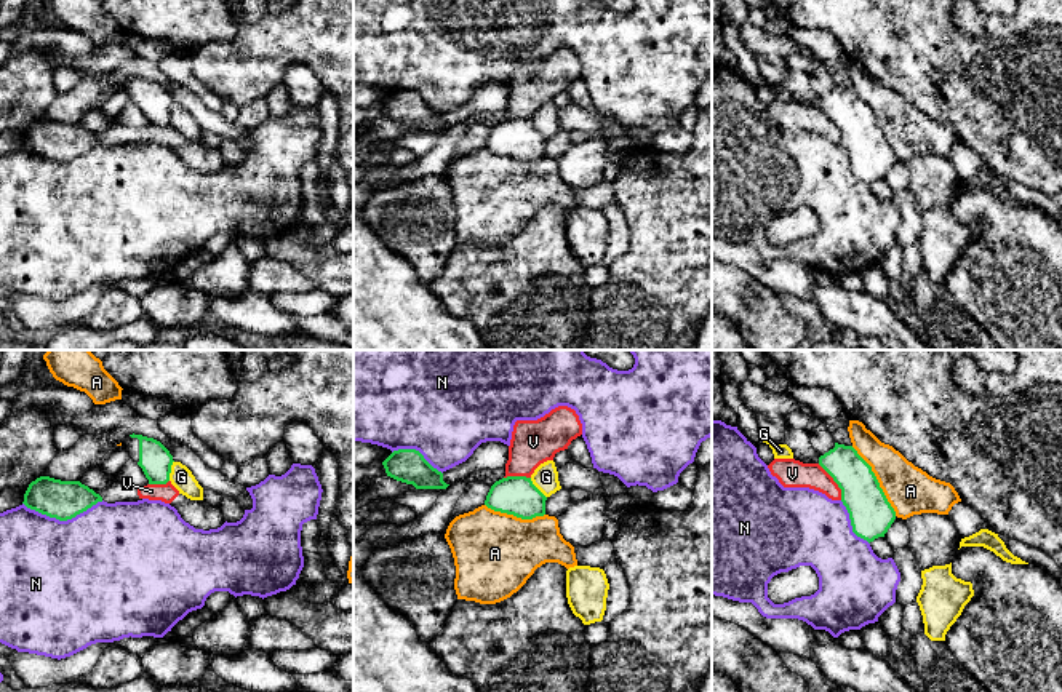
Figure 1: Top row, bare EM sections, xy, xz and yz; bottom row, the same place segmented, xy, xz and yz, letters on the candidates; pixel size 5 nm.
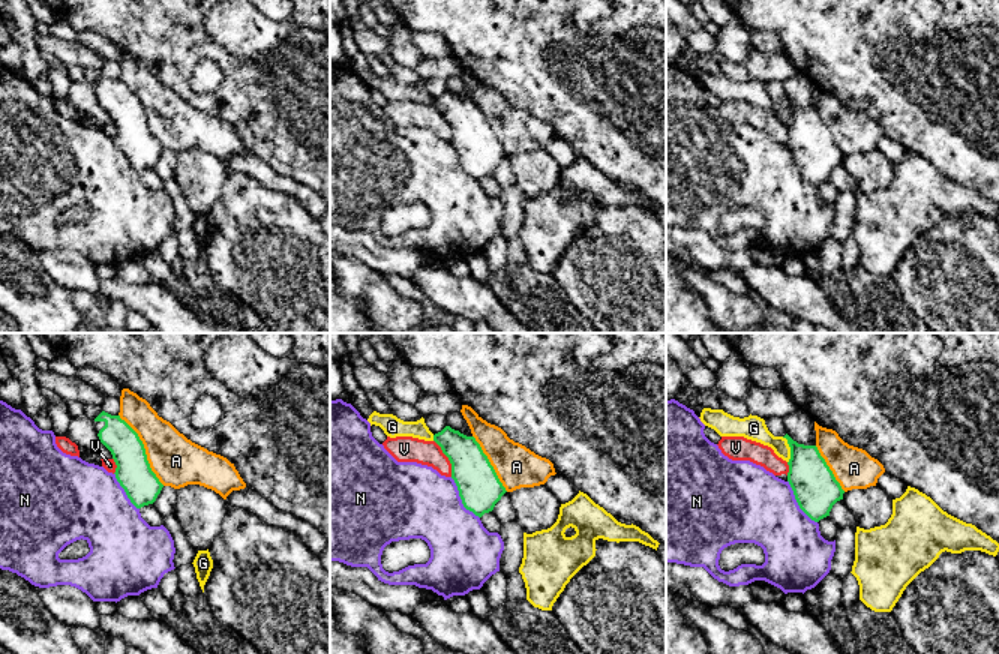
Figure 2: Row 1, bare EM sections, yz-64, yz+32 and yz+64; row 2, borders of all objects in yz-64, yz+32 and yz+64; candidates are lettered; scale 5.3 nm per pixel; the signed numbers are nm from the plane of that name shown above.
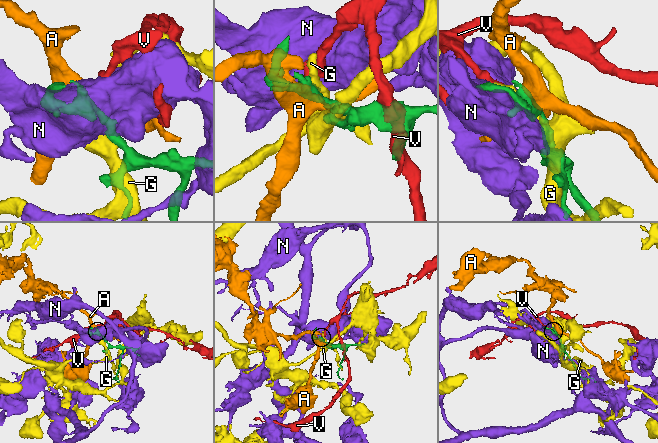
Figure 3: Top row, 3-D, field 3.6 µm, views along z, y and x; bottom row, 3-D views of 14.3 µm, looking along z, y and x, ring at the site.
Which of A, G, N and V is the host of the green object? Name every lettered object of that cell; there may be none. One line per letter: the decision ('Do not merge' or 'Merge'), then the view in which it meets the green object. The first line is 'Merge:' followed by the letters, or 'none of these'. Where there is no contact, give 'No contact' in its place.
Merge: none of these
A: Do not merge. Touches green in yz
G: Do not merge. Touches green in xy
N: Do not merge. Touches green in xy
V: Do not merge. Touches green in yz

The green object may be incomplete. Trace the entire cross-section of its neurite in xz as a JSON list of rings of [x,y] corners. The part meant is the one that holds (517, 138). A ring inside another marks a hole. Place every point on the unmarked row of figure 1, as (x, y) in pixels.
[[[507,118],[496,123],[485,142],[494,153],[533,161],[545,157],[547,139],[526,118]]]

